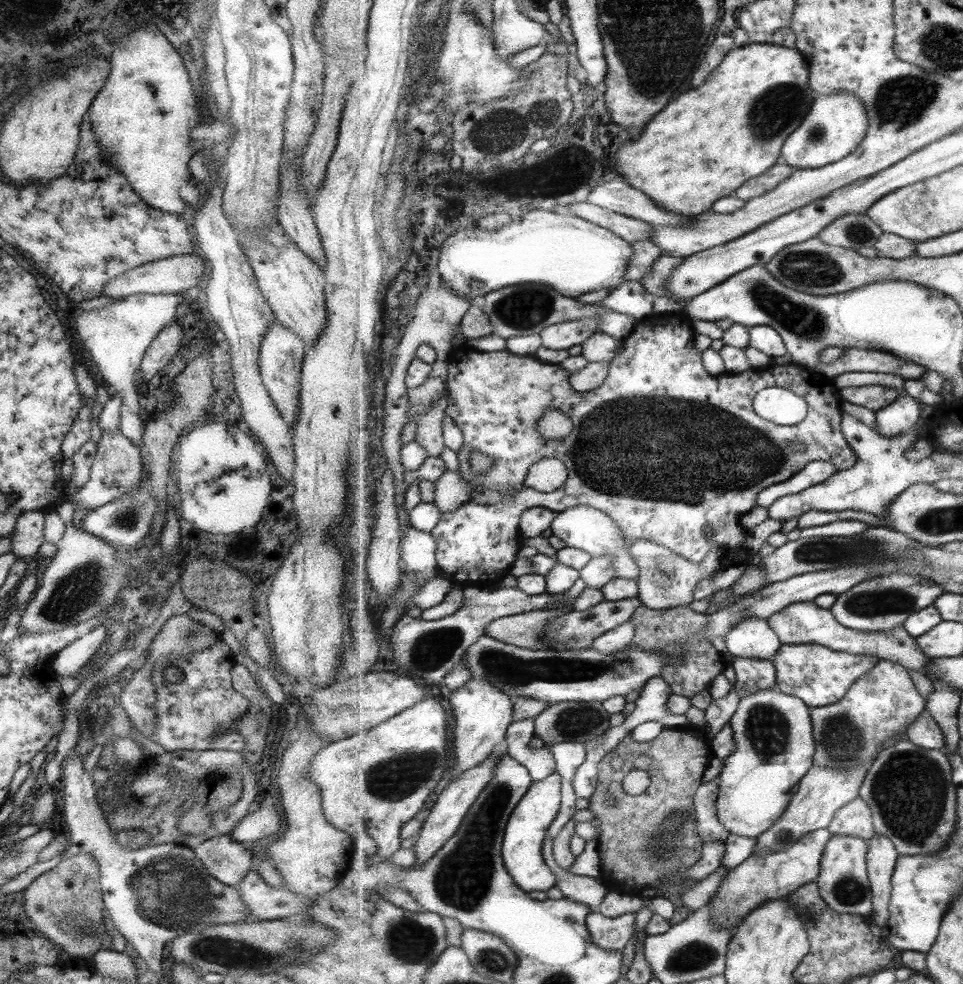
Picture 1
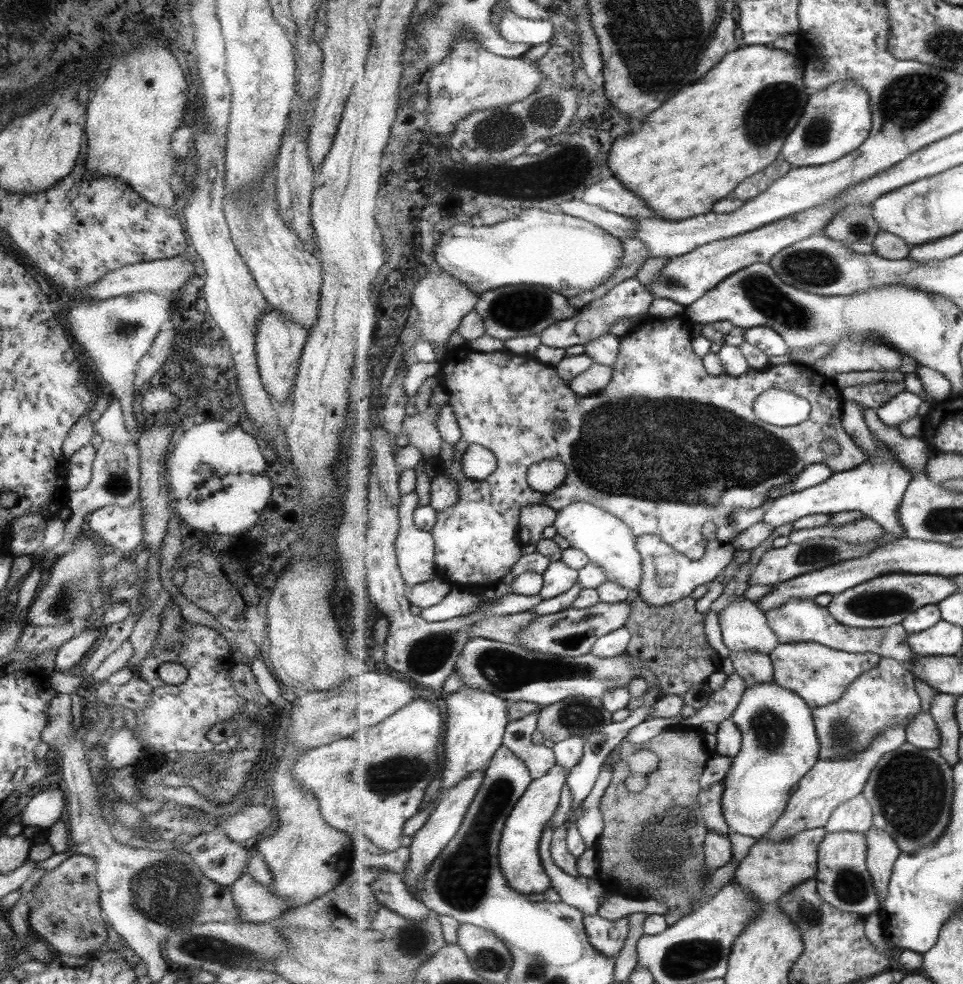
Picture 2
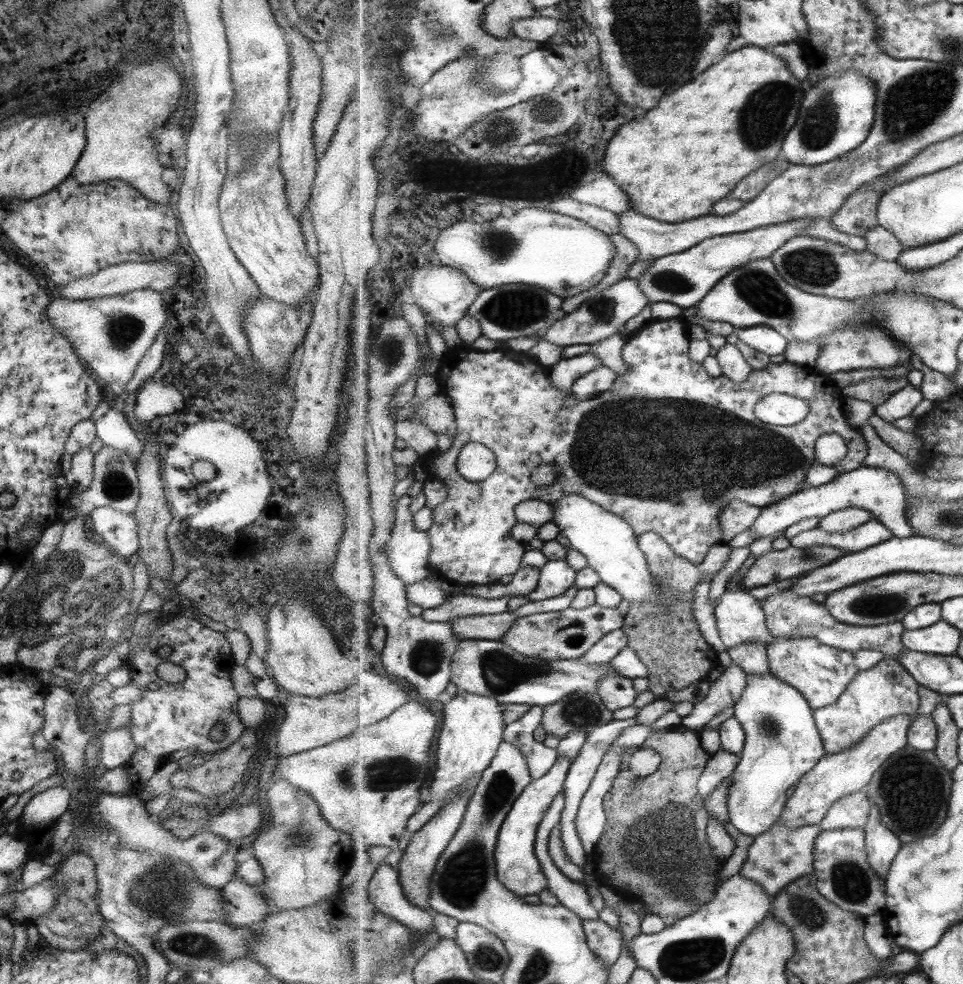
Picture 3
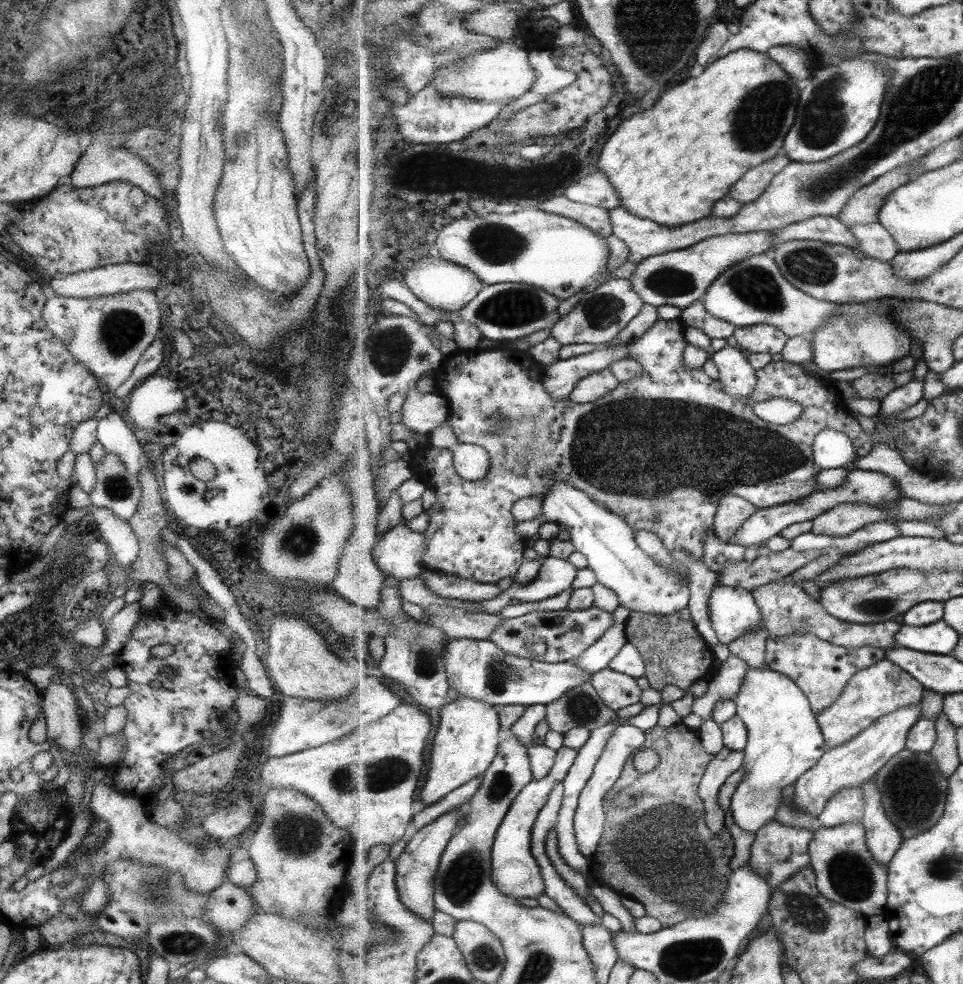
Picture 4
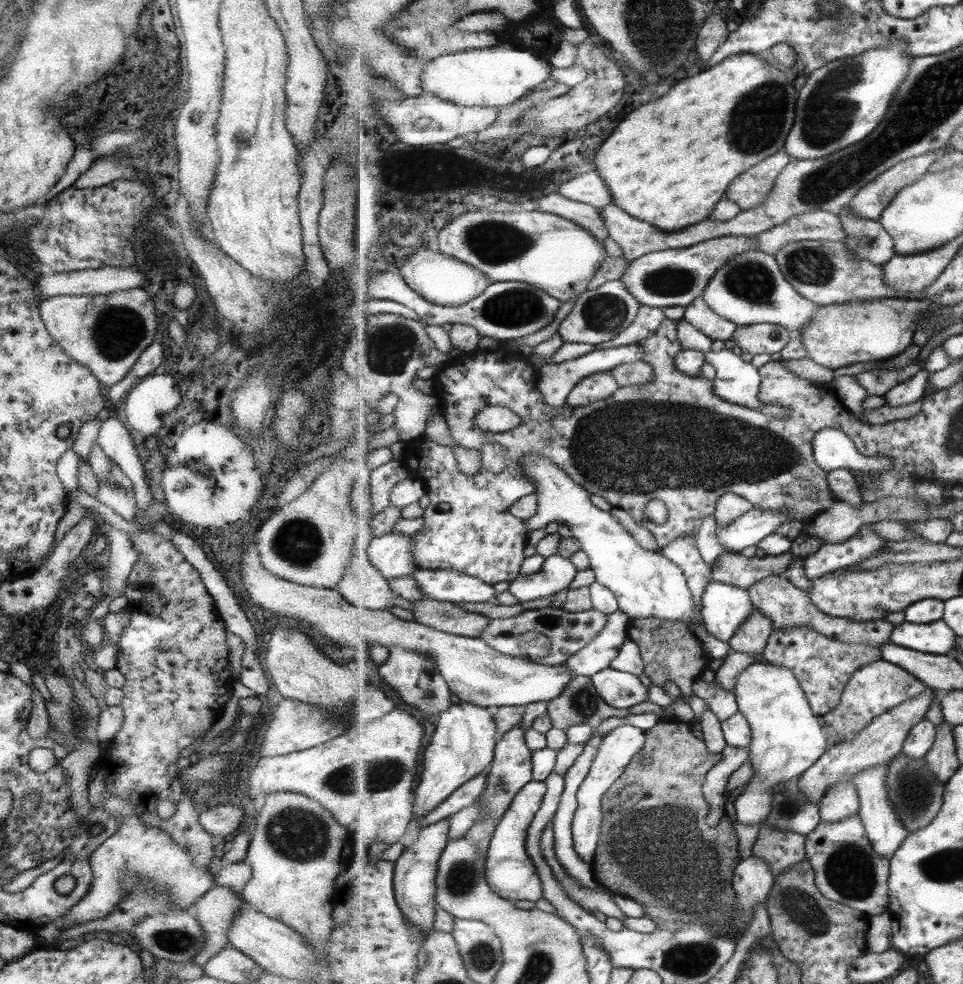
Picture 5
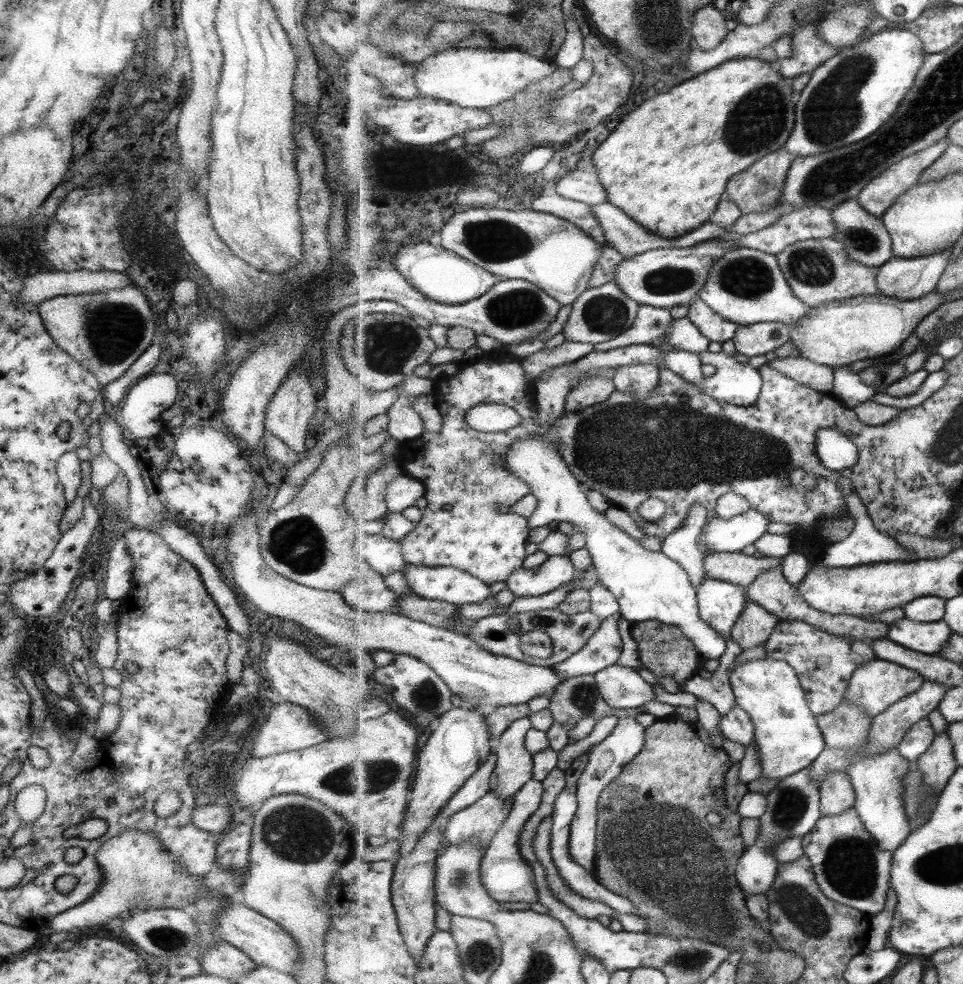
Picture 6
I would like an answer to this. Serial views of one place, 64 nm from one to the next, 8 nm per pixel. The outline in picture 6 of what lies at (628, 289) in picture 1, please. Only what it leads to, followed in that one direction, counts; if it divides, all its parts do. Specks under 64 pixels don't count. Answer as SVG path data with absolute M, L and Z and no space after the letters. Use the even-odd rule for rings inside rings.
M611 281L599 288L587 289L574 303L569 322L563 334L567 341L597 345L608 342L627 332L636 322L640 305L633 300L618 284Z

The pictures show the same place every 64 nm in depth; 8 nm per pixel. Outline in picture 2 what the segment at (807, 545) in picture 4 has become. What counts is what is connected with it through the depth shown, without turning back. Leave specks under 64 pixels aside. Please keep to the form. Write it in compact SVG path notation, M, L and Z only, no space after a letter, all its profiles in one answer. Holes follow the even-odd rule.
M865 516L862 519L855 520L855 522L837 526L825 525L803 530L791 530L788 537L793 544L799 544L804 540L817 537L861 544L876 541L884 532L884 528L878 522Z

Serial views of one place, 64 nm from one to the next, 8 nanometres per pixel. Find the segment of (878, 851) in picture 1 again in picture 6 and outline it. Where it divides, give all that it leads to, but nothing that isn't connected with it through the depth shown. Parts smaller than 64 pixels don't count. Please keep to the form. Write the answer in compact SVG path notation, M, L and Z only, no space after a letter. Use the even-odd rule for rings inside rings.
M844 699L844 702L833 712L818 715L818 721L827 747L847 749L856 754L856 760L847 770L856 790L855 810L857 810L863 824L866 825L867 831L877 841L879 849L894 854L903 847L913 832L910 818L907 817L907 805L903 803L904 794L902 794L904 791L902 780L910 769L911 761L907 760L898 748L874 754L874 756L860 754L866 747L870 728L874 722L874 718L862 710L861 704L852 704L850 700Z

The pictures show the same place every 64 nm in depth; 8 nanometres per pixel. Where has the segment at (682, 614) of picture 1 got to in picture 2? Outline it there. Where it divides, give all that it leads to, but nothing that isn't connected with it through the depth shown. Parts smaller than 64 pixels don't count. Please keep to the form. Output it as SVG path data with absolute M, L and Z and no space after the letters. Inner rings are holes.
M640 595L633 597L633 613L625 627L632 632L628 646L631 657L643 659L659 681L661 698L667 695L685 695L695 686L722 670L724 658L711 646L703 614L697 612L697 599L689 596L668 604L651 606Z

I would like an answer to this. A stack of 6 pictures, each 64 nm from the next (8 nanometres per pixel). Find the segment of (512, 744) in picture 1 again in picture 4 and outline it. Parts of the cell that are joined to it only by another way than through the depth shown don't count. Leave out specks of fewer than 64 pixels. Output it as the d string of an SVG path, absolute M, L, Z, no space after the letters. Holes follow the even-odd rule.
M545 704L528 707L524 715L512 726L511 733L526 744L535 780L545 778L556 763L558 751L536 743L536 728L546 719Z

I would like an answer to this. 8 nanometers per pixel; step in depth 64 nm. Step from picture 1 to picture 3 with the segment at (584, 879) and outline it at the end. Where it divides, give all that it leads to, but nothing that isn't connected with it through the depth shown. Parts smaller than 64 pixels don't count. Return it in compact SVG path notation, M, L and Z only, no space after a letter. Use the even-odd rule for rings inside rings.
M565 790L559 796L556 796L551 809L547 811L539 831L537 831L537 843L535 843L535 852L539 857L540 864L544 870L543 874L547 878L548 890L556 896L559 904L570 908L576 912L584 921L599 919L600 912L595 910L589 888L585 884L575 884L569 880L558 866L555 865L553 857L550 855L550 839L555 828L559 826L562 820L563 810L566 808Z

